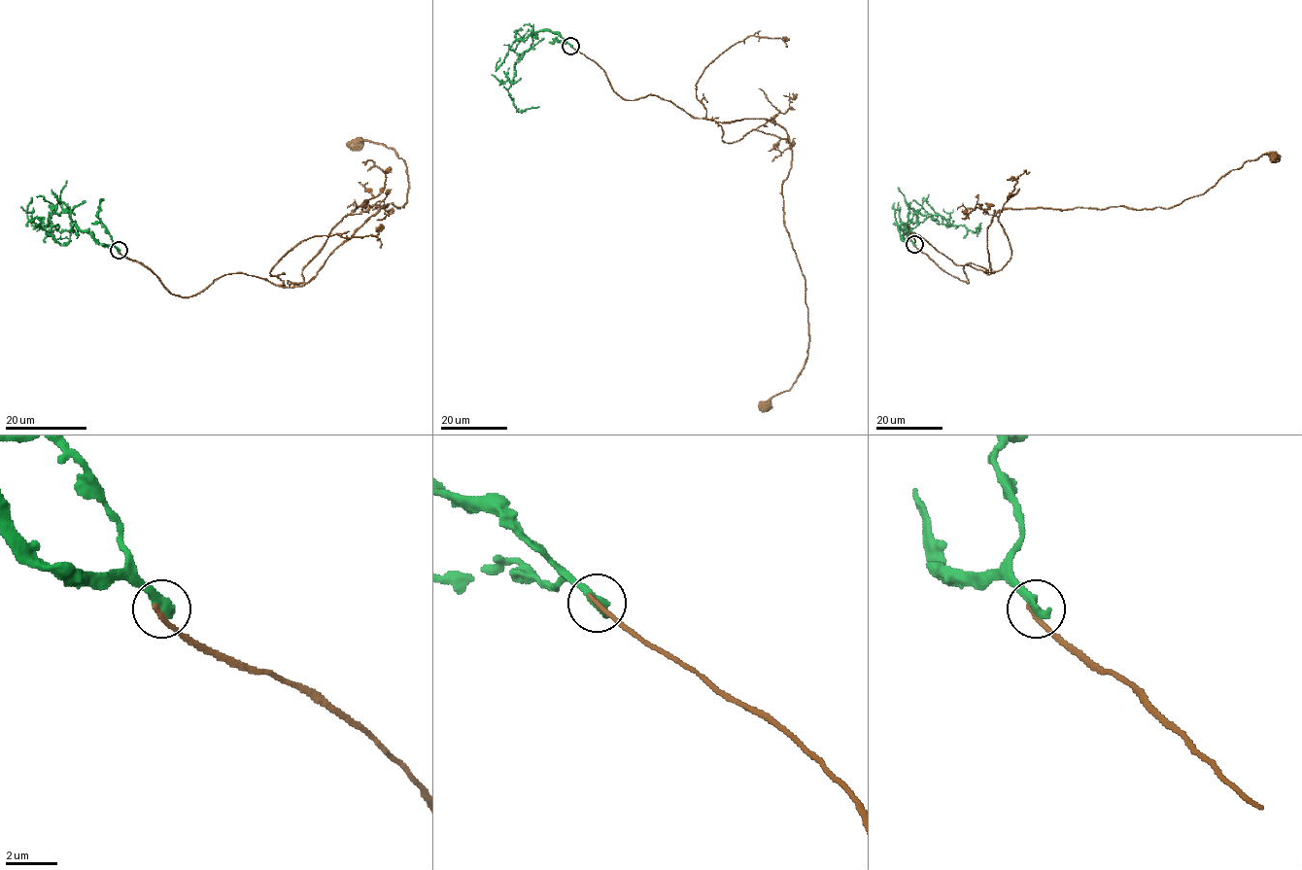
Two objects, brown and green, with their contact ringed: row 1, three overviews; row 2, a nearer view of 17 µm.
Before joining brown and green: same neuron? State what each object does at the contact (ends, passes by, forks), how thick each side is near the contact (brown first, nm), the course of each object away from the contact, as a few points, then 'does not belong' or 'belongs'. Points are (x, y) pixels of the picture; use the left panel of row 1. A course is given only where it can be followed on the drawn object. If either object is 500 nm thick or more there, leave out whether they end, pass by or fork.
brown ends there; green ends there; 200 nm thick on the brown side, 440 nm on the other; brown runs (118, 251), (183, 296), (231, 273), (303, 286), (378, 204), (406, 203), (393, 150), (352, 147); green runs (118, 251), (81, 232), (68, 212), (51, 215), (42, 227), (50, 235), (79, 235); does not belong

